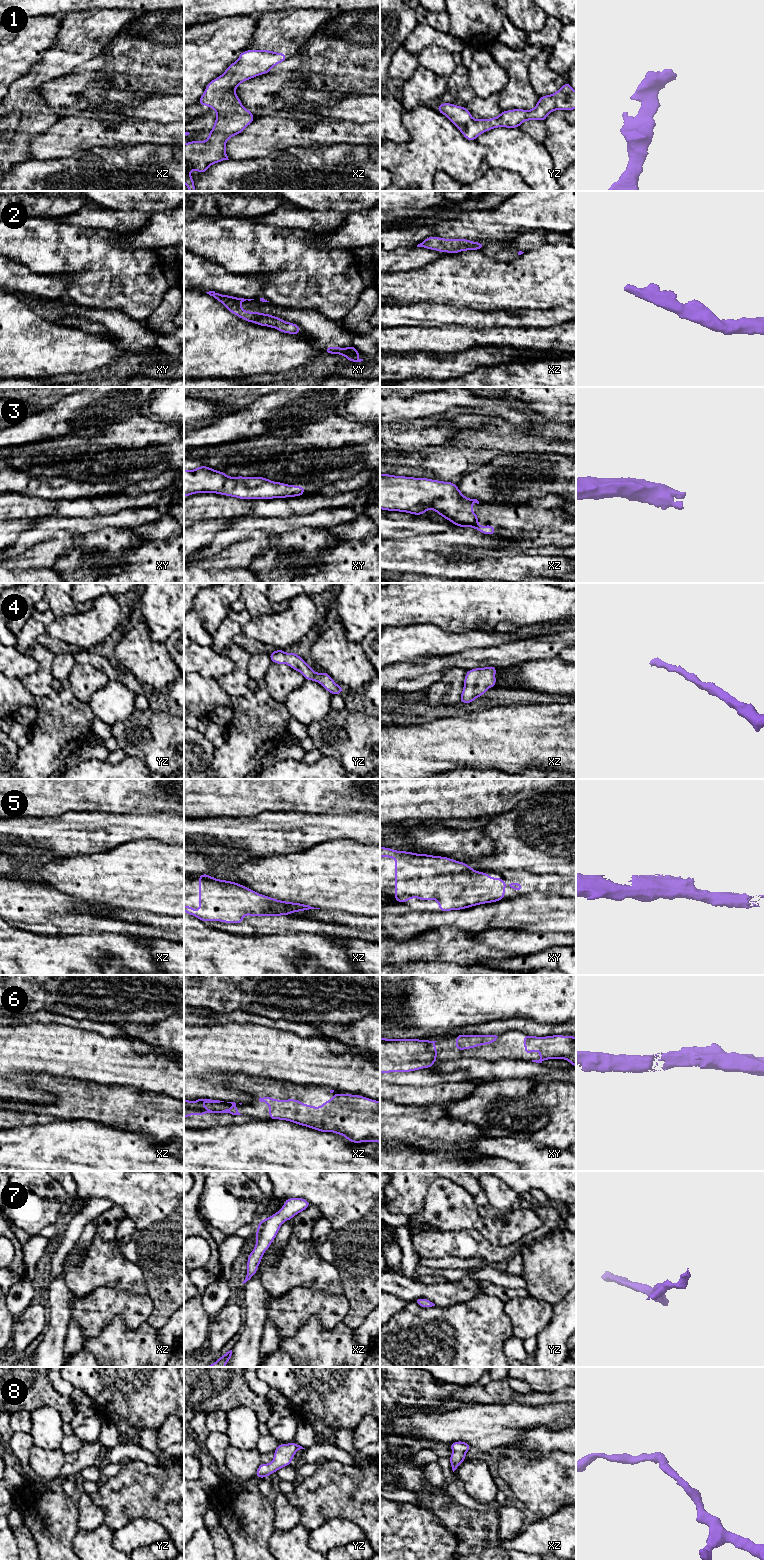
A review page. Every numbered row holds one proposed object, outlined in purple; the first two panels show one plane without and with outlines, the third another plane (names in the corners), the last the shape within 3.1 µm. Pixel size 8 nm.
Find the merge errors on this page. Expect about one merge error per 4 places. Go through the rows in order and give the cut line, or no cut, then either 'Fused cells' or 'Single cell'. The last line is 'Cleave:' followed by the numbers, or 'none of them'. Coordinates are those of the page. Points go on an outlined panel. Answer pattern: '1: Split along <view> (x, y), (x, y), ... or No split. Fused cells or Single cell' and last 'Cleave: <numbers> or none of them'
1: No split. Single cell
2: No split. Single cell
3: No split. Single cell
4: No split. Single cell
5: No split. Single cell
6: No split. Single cell
7: No split. Single cell
8: No split. Single cell
Cleave: none of them

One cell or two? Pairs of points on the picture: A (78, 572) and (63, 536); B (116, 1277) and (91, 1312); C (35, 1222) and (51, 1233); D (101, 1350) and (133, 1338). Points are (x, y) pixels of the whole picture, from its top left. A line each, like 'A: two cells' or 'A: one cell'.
A: two cells
B: two cells
C: two cells
D: one cell

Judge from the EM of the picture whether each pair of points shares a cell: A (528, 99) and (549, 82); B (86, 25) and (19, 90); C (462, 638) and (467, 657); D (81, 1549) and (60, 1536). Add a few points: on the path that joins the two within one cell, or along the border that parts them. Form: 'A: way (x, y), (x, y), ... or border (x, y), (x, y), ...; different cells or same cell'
A: border (527, 70), (532, 89), (539, 97); different cells
B: way (74, 43), (48, 69), (37, 77); same cell
C: border (488, 646), (464, 649), (442, 655); different cells
D: border (78, 1530), (73, 1540), (72, 1549); different cells

